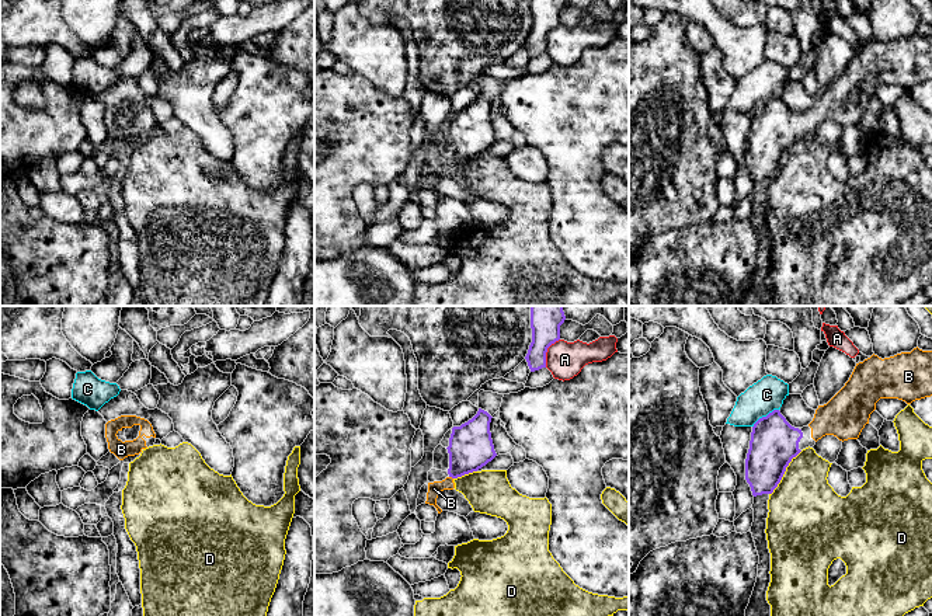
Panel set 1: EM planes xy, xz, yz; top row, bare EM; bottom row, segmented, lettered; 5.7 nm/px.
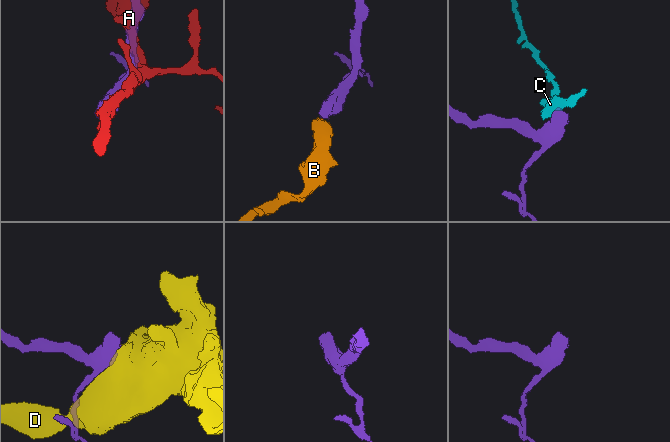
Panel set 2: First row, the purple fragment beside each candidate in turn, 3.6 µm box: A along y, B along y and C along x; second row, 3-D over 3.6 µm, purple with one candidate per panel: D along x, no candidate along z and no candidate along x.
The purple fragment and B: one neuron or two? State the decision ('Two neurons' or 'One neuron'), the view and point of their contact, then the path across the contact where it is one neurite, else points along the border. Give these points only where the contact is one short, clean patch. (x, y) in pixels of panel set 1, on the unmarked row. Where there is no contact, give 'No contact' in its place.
One neuron. Touches purple at xz (451, 162). Path across: xz (470, 132), (451, 162), (444, 170), (434, 174)

